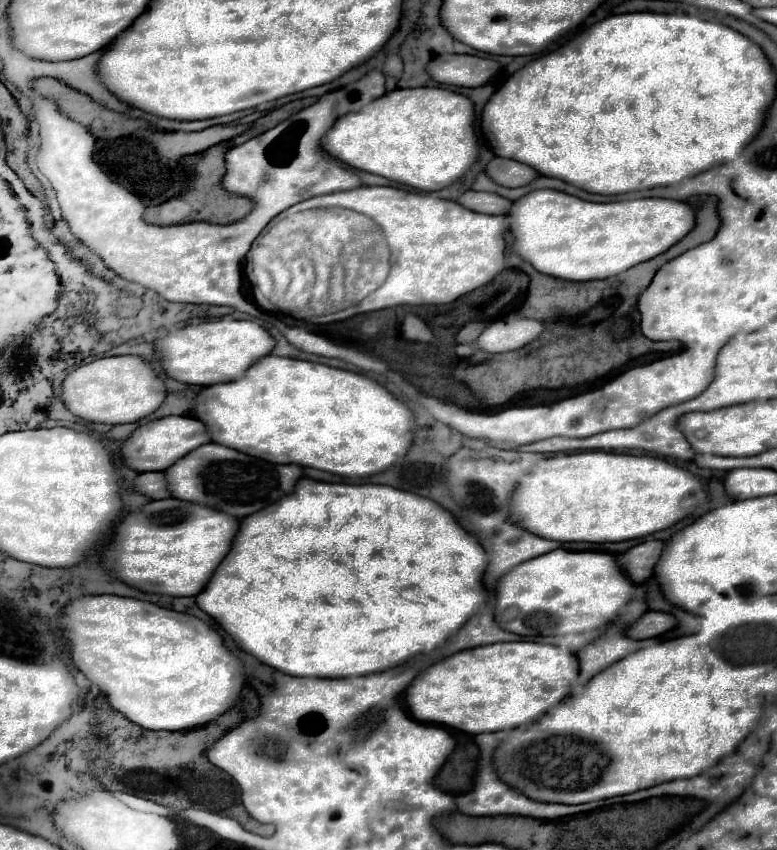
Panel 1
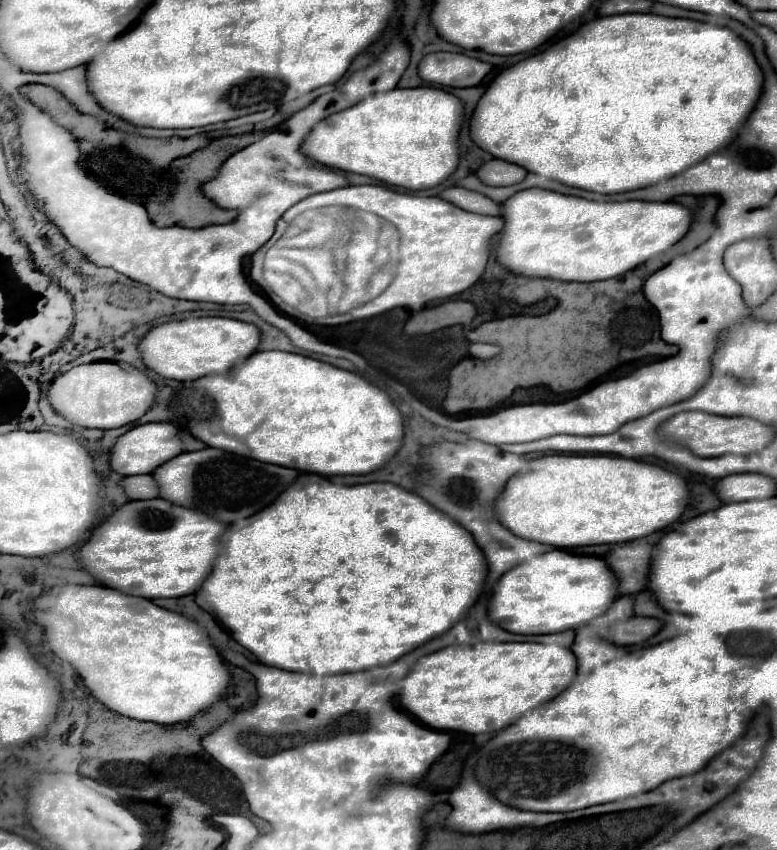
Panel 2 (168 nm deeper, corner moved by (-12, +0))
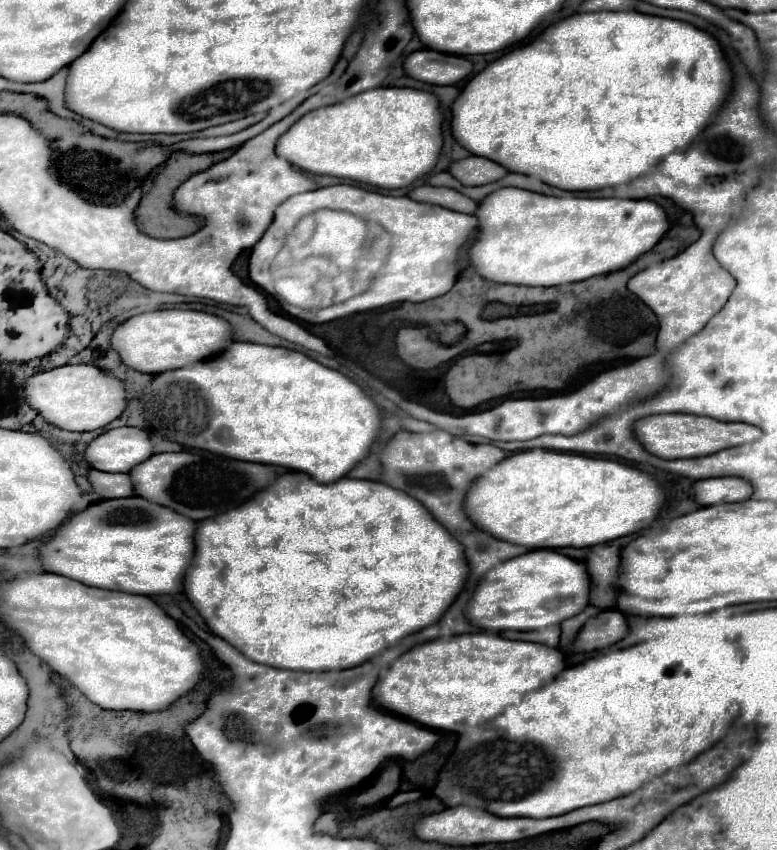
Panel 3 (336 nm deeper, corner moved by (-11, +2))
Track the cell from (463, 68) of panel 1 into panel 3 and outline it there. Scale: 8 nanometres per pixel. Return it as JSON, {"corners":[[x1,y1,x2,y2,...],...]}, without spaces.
{"corners":[[430,49,410,53,402,61,404,73,430,85,456,85,472,73,472,63,458,55,444,55]]}

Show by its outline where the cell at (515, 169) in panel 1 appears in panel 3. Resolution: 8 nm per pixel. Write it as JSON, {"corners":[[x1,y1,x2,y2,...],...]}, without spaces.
{"corners":[[466,157,454,161,448,167,448,173,456,177,462,185,486,185,504,177,508,171,502,165,496,165,484,157]]}

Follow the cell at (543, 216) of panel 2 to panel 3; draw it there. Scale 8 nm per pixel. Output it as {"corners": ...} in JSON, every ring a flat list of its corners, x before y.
{"corners":[[502,187,478,203,478,237,468,249,474,271,494,283,554,287,612,273,650,251,668,231,664,211,648,199,548,197]]}

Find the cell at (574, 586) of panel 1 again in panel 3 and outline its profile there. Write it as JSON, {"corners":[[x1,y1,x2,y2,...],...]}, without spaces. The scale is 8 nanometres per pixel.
{"corners":[[536,549,508,559,490,569,466,605,470,625,488,631,532,631,562,623,588,605,590,579,584,563,568,559,552,549]]}

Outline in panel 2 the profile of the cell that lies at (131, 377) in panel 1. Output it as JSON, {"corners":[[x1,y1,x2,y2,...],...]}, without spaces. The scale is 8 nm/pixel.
{"corners":[[99,361,73,367,59,375,47,393,51,407,81,427,117,429,139,421,155,403,157,385,137,367,125,361]]}

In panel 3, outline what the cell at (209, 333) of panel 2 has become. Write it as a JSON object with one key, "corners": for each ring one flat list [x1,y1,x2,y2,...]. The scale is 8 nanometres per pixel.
{"corners":[[162,309,130,317,120,323,110,337,110,347,120,355,122,363,140,373,162,373,164,369,180,369,202,361,218,353,228,341,232,341,232,327,224,319,182,309]]}

